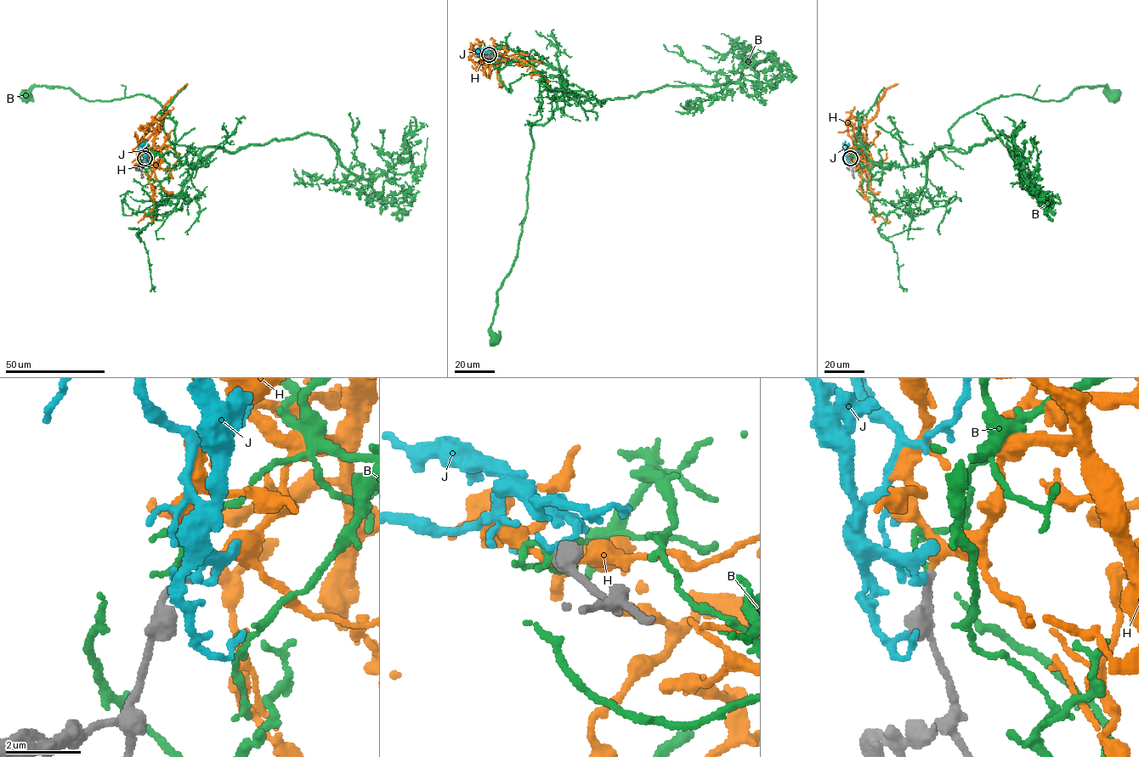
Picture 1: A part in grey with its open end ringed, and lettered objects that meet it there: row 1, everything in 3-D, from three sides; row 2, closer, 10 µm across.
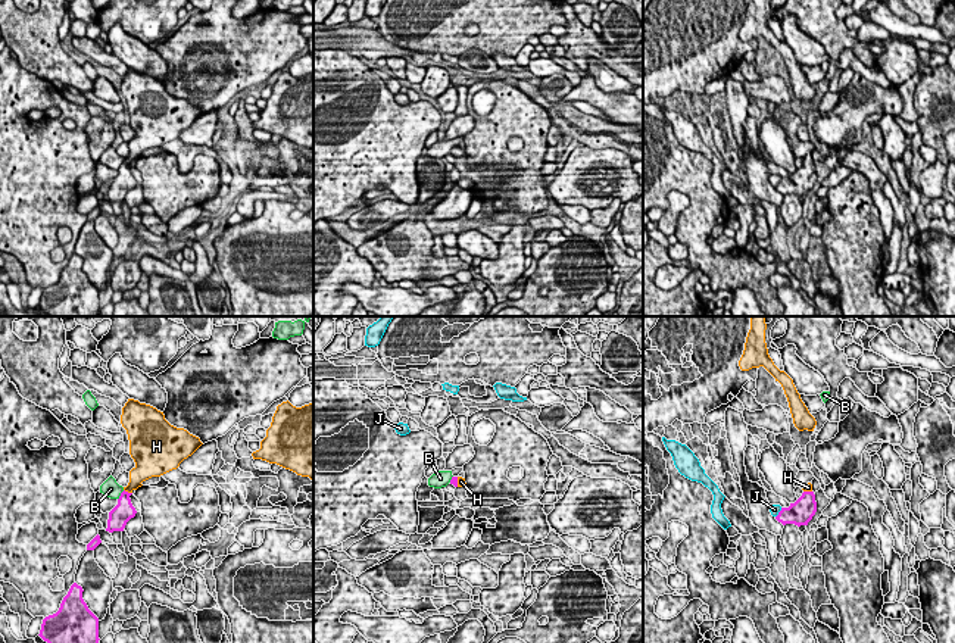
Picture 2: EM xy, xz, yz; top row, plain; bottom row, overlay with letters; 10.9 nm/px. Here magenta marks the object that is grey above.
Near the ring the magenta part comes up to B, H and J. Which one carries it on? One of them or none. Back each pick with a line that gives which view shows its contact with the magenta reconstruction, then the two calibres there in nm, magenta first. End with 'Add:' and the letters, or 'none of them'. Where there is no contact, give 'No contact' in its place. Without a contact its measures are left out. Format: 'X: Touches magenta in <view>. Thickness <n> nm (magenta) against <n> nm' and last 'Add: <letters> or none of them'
H: Touches magenta in xy. Thickness 220 nm (magenta) against 190 nm
Add: H

